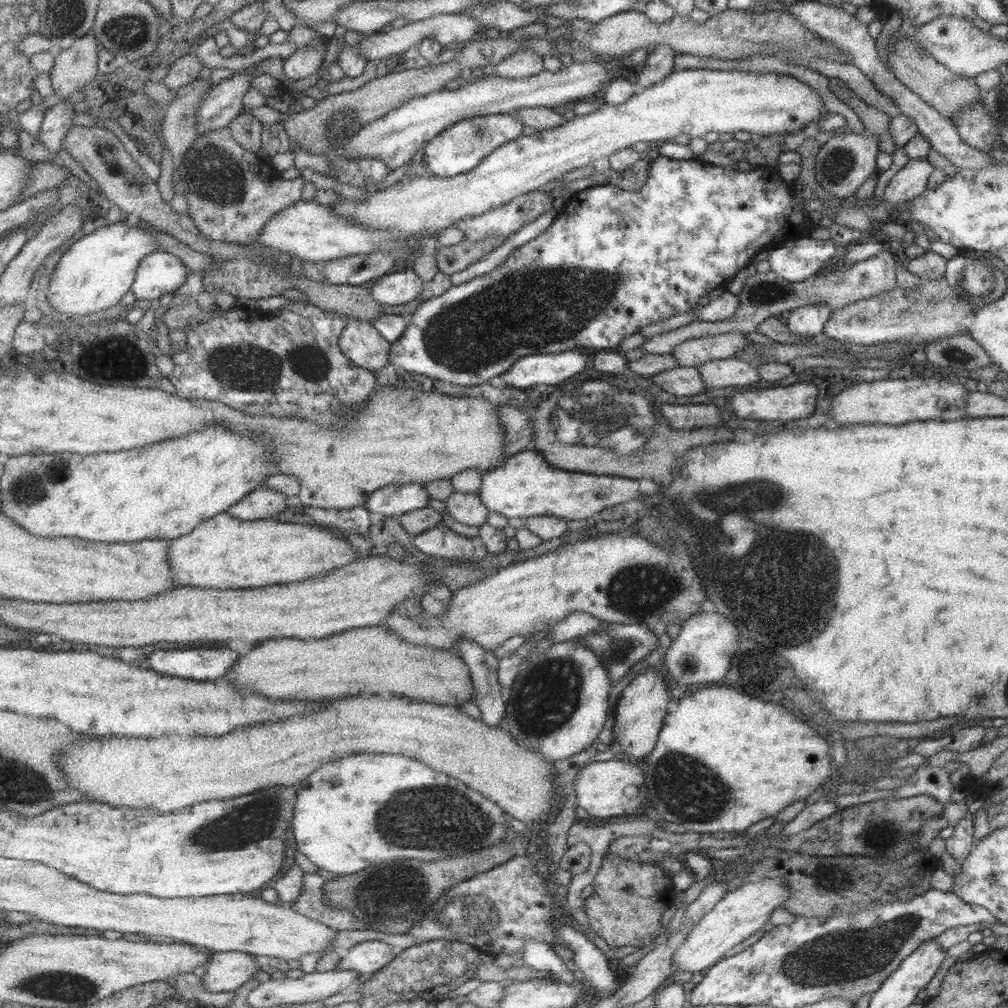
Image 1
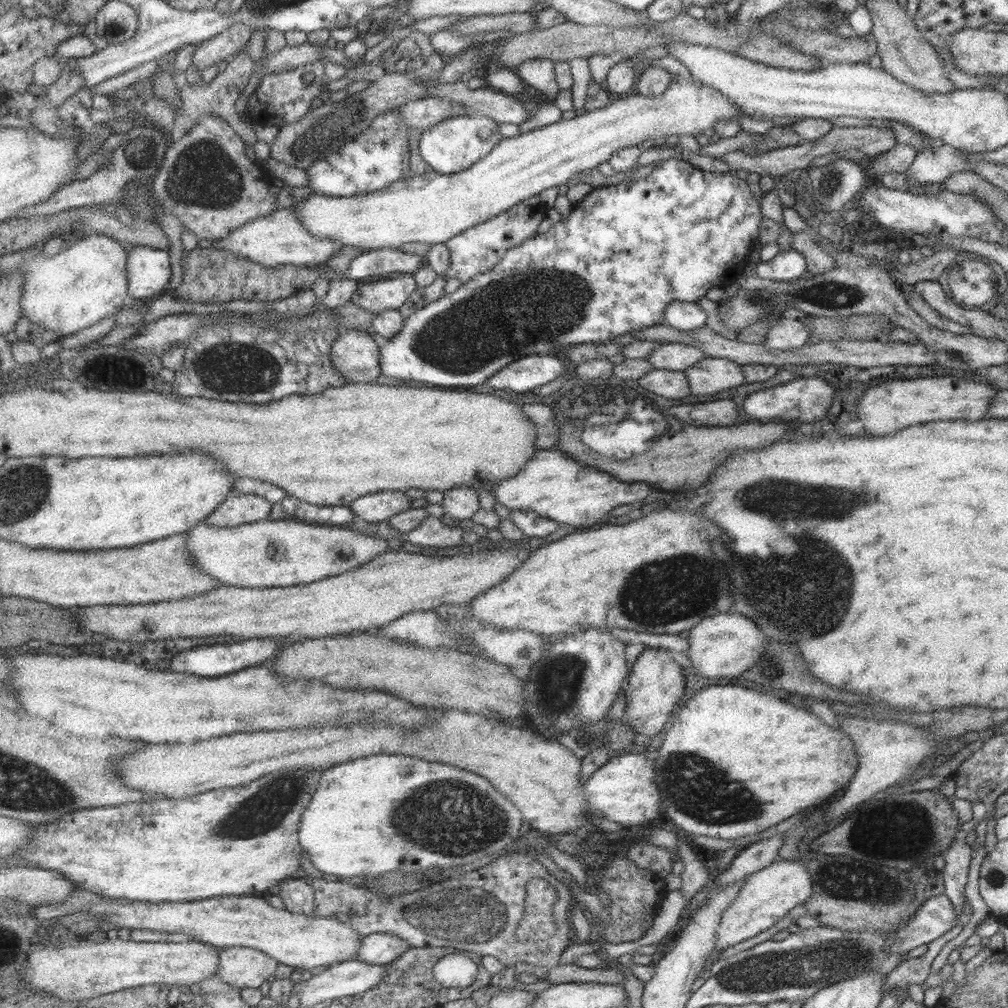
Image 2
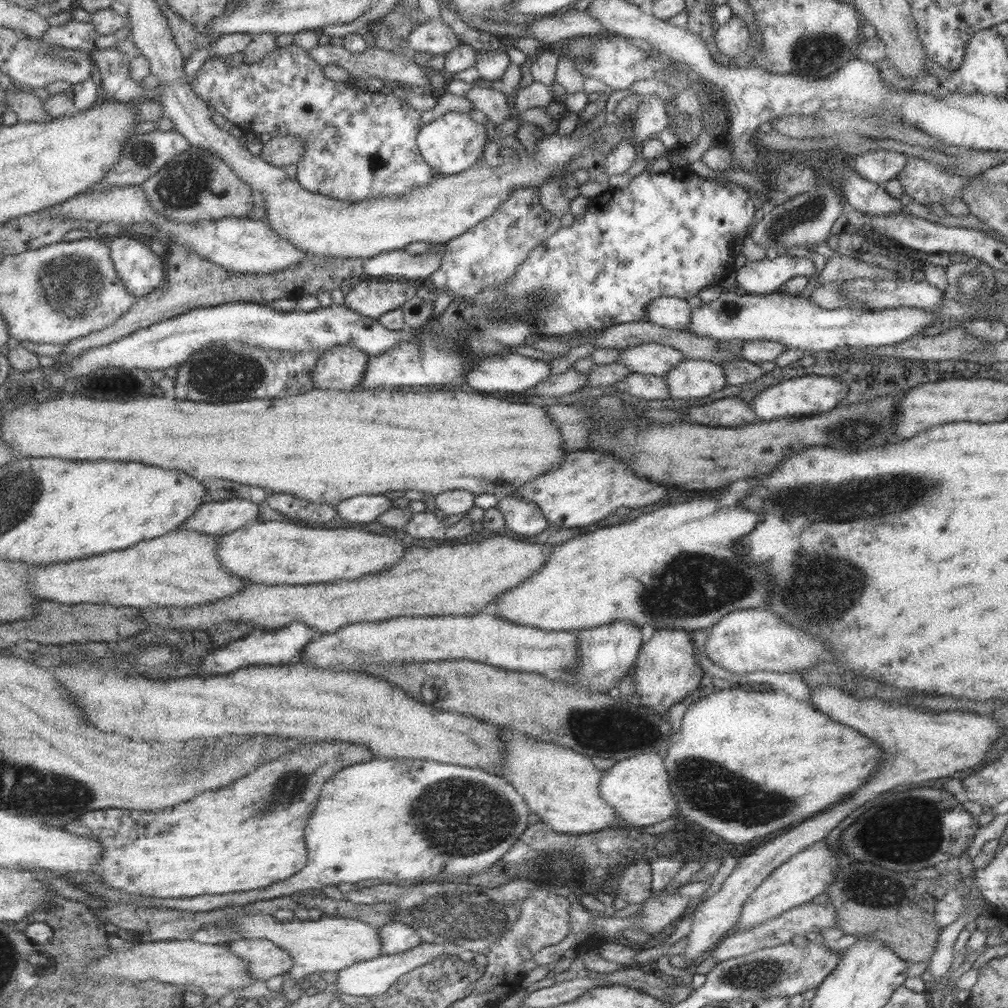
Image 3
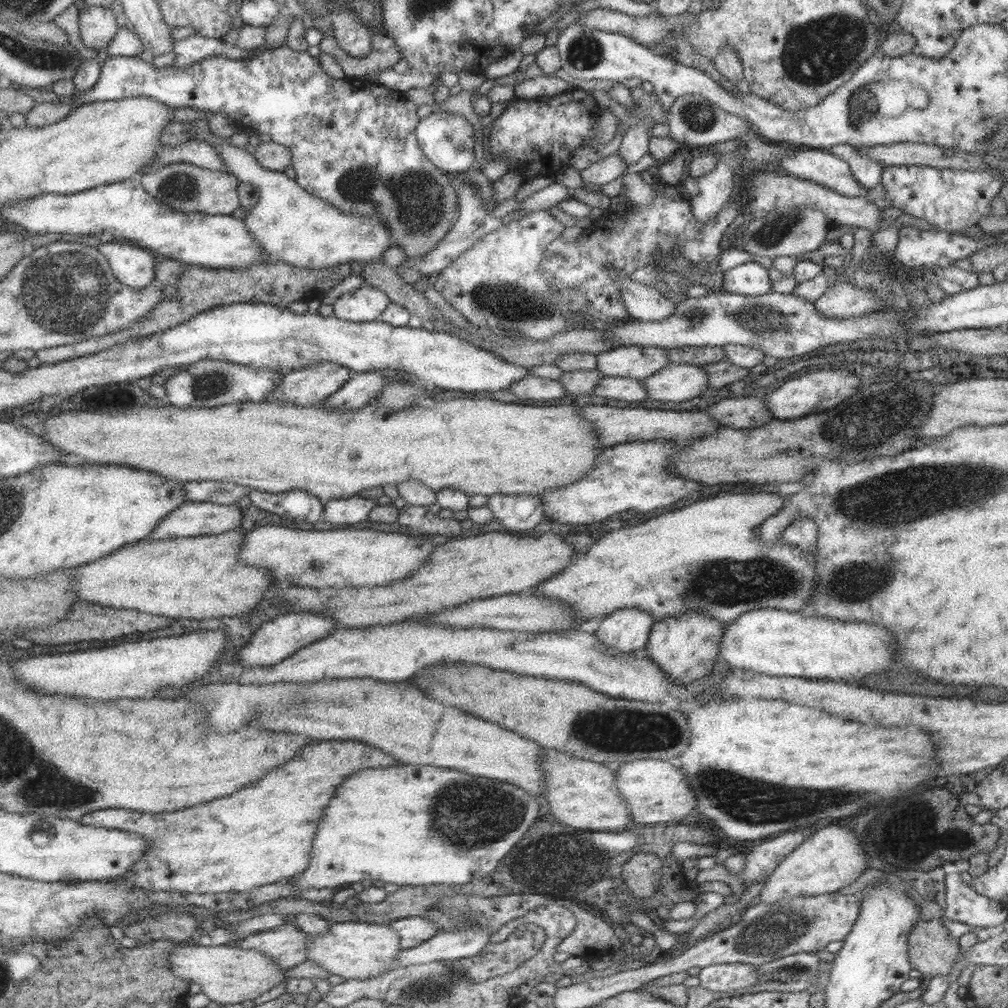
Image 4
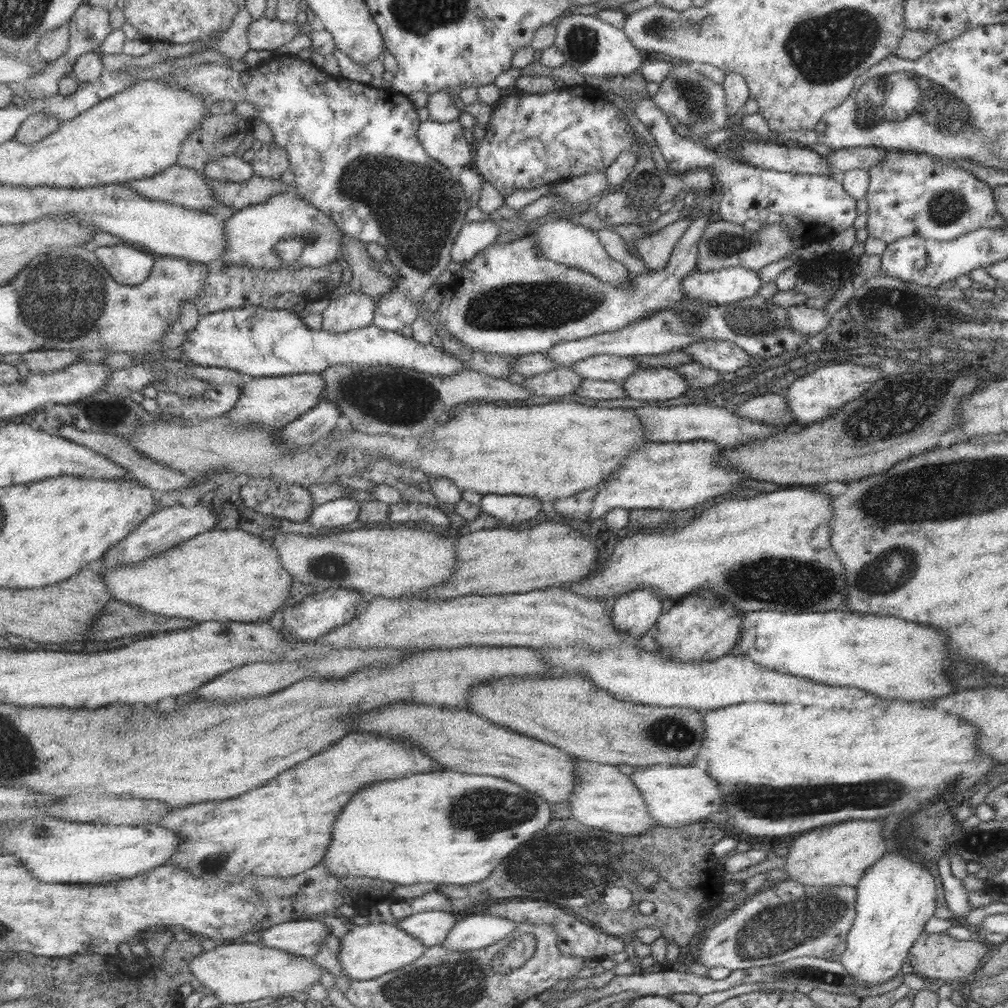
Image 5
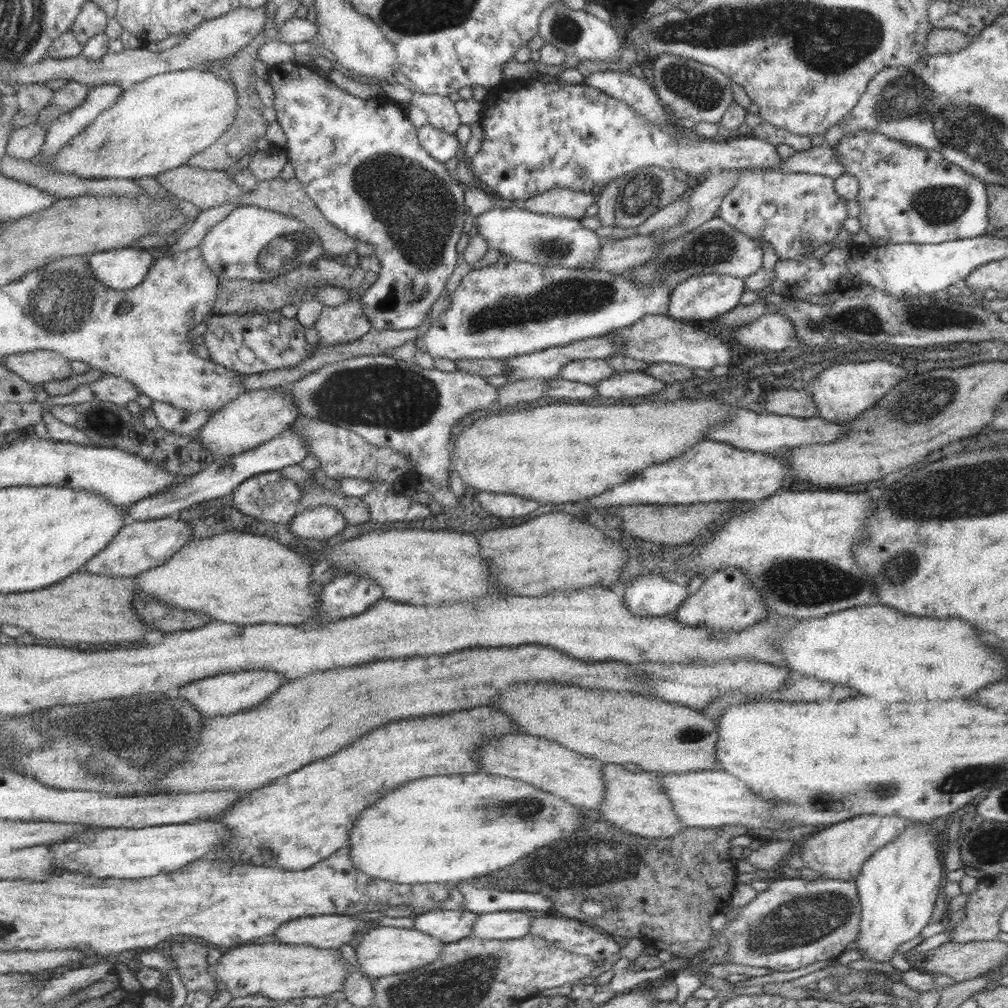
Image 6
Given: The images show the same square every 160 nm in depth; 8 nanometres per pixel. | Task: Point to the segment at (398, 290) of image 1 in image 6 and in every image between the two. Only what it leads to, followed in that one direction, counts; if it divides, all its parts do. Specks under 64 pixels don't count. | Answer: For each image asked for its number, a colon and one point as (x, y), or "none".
2: (376, 296)
3: (374, 299)
4: (365, 304)
5: (349, 312)
6: (338, 325)

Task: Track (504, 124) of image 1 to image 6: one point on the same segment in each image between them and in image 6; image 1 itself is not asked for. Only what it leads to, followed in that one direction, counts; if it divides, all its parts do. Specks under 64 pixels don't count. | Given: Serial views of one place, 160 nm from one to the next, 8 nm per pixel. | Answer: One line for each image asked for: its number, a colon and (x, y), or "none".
2: (454, 144)
3: (451, 143)
4: (446, 139)
5: (444, 142)
6: (441, 146)

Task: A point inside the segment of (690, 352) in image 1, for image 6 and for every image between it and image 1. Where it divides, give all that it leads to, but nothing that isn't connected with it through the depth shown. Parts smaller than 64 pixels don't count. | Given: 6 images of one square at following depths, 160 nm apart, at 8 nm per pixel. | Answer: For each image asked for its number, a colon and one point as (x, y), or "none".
2: (673, 356)
3: (649, 358)
4: (636, 362)
5: (599, 367)
6: (589, 371)

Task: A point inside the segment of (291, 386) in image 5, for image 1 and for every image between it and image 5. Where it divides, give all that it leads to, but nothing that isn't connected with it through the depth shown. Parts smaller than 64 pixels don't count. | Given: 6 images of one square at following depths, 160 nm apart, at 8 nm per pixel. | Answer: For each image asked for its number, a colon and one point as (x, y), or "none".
1: (361, 341)
2: (357, 356)
3: (343, 368)
4: (309, 386)

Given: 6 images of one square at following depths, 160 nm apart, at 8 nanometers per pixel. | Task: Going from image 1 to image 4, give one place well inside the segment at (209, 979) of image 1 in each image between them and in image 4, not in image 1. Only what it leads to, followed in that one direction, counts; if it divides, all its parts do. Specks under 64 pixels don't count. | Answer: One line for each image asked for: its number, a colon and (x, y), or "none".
2: (241, 967)
3: (266, 959)
4: (288, 945)

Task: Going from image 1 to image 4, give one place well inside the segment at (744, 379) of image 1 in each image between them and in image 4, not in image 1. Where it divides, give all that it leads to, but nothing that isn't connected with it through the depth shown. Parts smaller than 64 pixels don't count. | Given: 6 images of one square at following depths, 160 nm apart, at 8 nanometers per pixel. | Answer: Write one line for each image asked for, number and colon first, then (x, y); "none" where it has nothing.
2: (709, 375)
3: (690, 378)
4: (673, 382)

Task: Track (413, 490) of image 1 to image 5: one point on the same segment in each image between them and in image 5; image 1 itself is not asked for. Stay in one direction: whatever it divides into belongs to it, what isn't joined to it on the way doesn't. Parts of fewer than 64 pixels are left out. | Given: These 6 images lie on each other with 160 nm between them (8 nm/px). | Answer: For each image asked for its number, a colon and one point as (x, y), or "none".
2: (381, 506)
3: (362, 509)
4: (355, 509)
5: (340, 512)

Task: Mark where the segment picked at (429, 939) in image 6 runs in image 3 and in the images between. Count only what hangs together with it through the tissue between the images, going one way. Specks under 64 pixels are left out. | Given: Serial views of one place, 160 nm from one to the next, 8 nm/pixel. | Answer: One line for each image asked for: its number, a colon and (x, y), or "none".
3: (331, 944)
4: (360, 950)
5: (368, 952)

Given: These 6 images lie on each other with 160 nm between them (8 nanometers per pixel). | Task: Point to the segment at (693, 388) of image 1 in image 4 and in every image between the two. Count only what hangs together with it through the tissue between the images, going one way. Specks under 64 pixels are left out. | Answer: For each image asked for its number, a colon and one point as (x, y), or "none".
2: (666, 383)
3: (646, 386)
4: (619, 388)

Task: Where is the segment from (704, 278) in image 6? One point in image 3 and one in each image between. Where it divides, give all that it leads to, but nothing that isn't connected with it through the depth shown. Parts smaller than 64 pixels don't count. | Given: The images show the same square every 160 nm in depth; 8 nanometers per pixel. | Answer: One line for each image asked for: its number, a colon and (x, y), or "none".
3: (757, 277)
4: (750, 279)
5: (727, 285)

